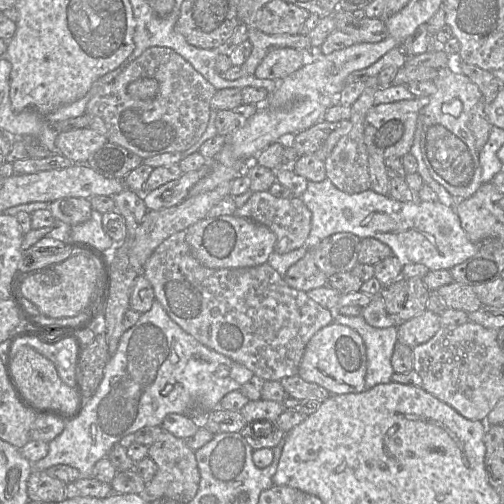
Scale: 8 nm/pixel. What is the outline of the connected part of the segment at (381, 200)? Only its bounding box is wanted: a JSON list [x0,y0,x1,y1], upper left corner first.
[267,178,478,278]

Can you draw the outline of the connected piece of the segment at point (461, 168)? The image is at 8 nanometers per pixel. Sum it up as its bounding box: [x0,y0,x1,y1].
[420,68,483,203]

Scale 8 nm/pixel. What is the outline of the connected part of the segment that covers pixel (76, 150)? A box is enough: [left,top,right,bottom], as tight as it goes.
[56,127,107,164]

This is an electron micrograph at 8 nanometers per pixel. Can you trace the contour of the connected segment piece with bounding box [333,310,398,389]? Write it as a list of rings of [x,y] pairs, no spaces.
[[[333,311],[333,323],[355,330],[363,339],[366,348],[365,388],[391,382],[394,373],[391,364],[395,344],[398,341],[397,327],[375,328],[362,316],[345,316]]]

